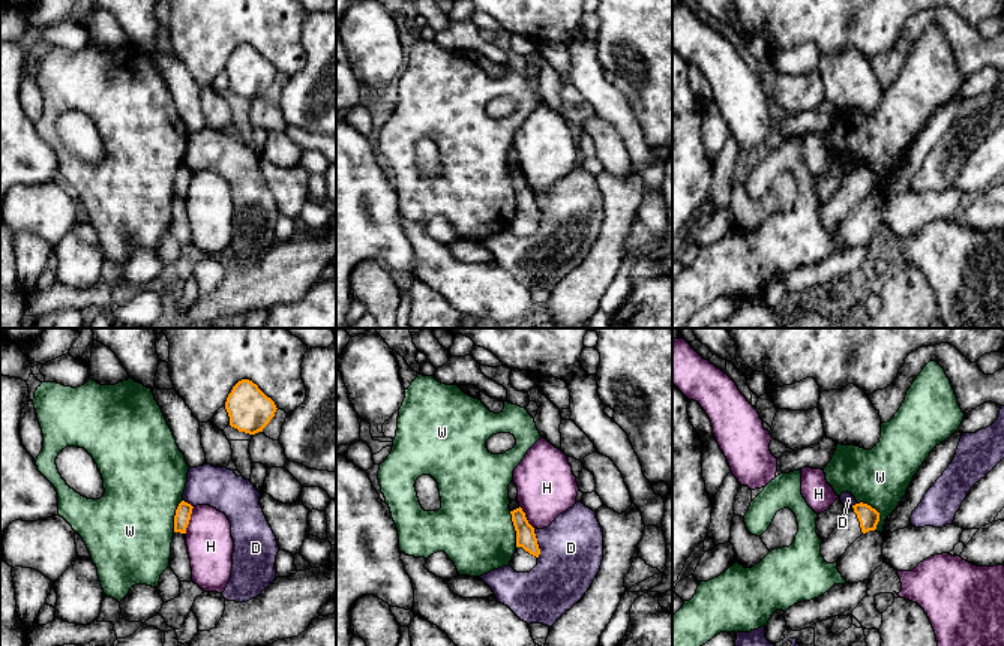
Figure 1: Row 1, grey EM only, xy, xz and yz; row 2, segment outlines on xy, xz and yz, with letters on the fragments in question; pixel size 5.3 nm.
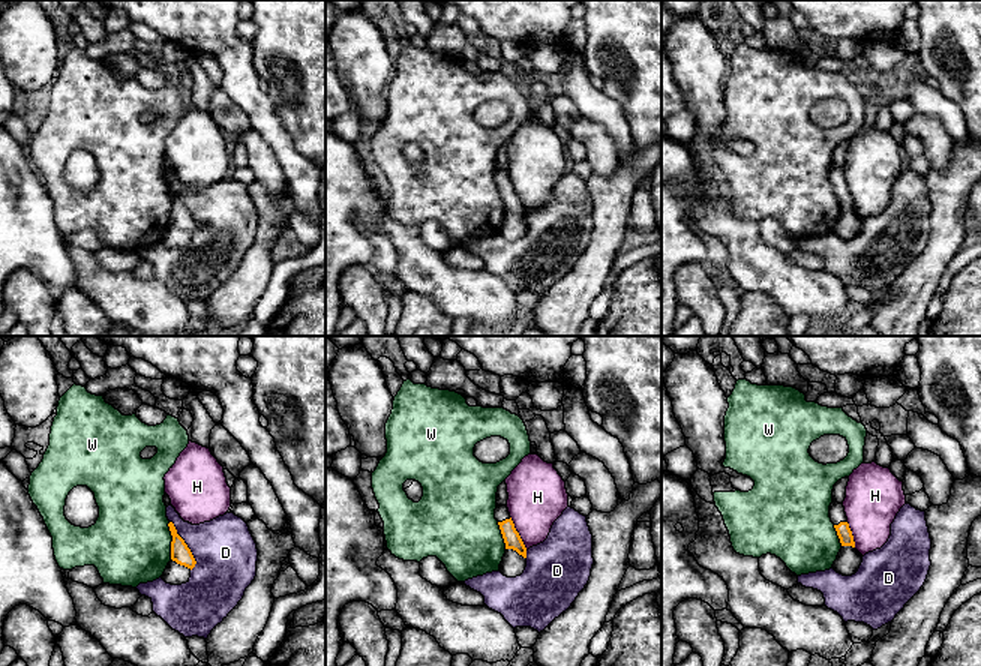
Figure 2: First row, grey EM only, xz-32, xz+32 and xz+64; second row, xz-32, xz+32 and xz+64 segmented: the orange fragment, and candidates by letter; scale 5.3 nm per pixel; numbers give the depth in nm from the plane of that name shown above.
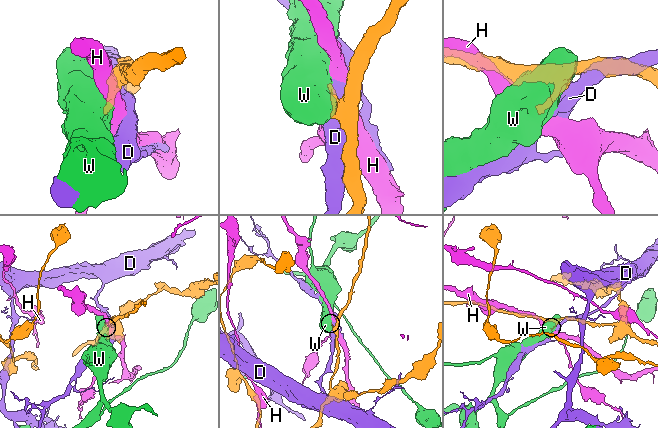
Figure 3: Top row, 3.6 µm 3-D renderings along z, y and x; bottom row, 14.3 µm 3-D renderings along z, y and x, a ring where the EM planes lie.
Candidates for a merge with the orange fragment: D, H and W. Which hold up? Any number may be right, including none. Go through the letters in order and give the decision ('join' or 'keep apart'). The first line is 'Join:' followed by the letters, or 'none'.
Join: none
D: keep apart
H: keep apart
W: keep apart

